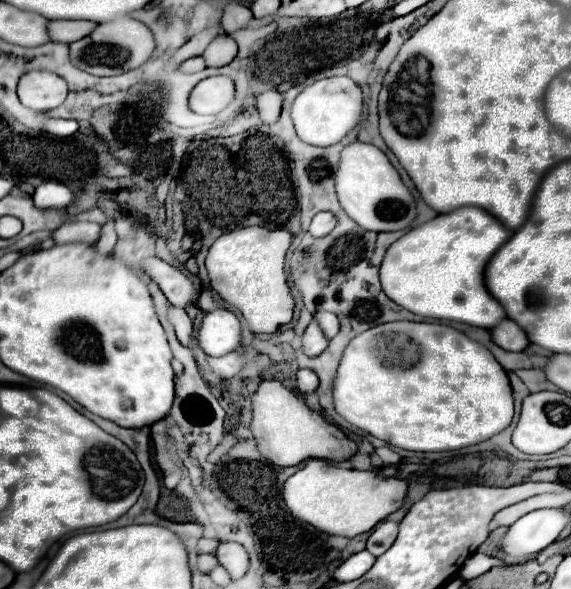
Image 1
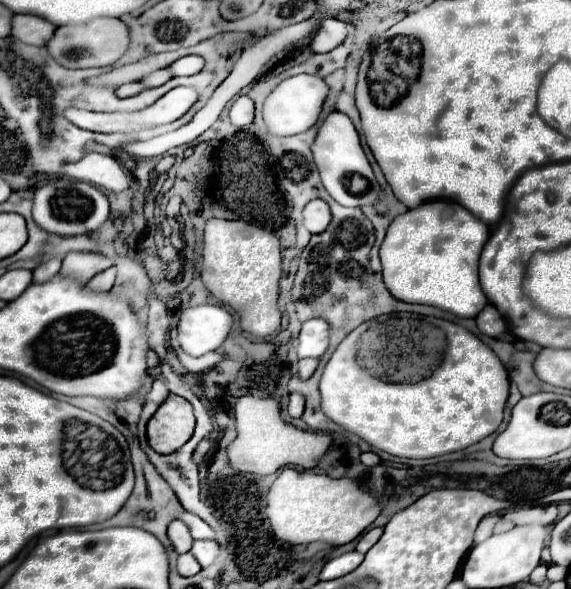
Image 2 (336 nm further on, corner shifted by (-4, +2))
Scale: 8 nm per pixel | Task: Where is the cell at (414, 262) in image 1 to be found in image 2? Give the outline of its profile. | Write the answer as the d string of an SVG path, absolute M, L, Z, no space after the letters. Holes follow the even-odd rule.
M427 201L399 215L387 229L379 251L385 267L385 287L399 301L439 307L459 317L475 317L489 303L477 275L477 261L487 239L487 225L465 207L455 201Z

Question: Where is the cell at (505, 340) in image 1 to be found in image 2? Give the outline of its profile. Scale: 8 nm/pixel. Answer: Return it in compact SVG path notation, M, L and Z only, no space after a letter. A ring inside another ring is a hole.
M487 305L479 315L477 315L477 327L481 333L489 335L489 337L499 337L503 333L507 333L507 321L503 319L503 315L493 307Z

